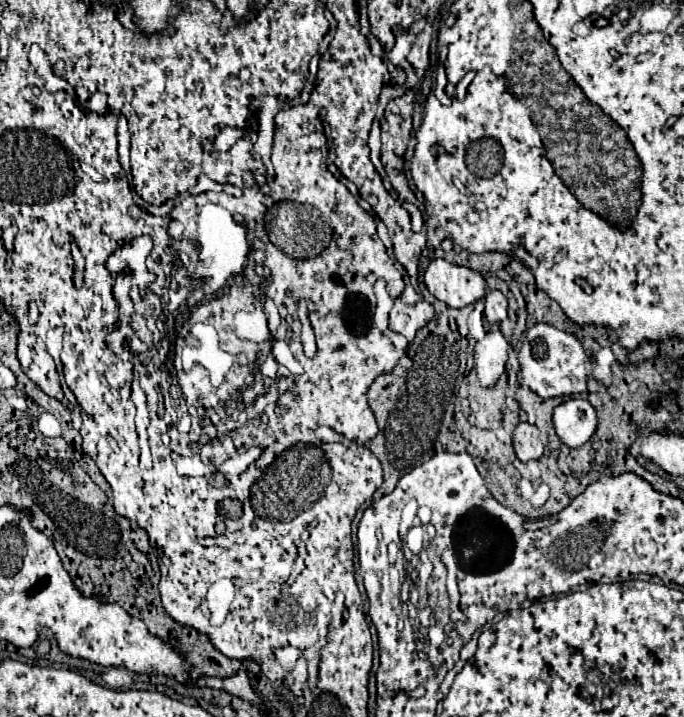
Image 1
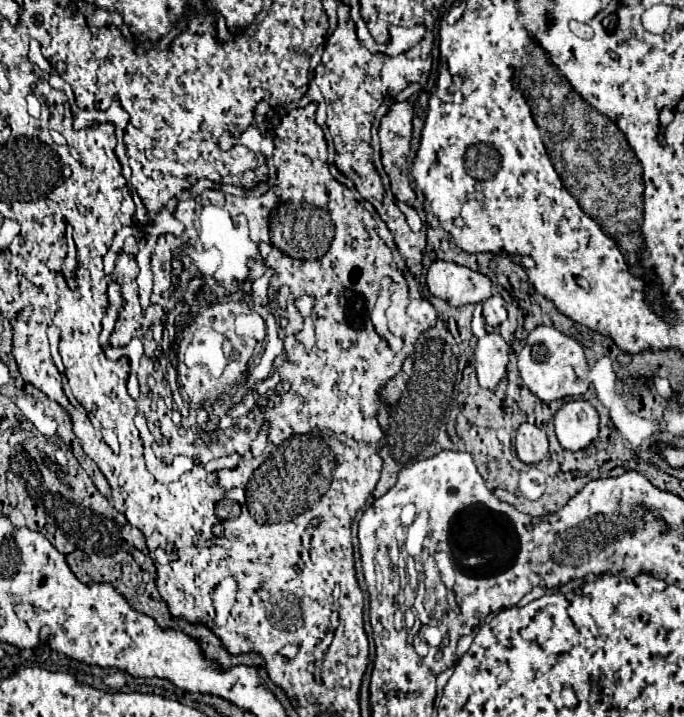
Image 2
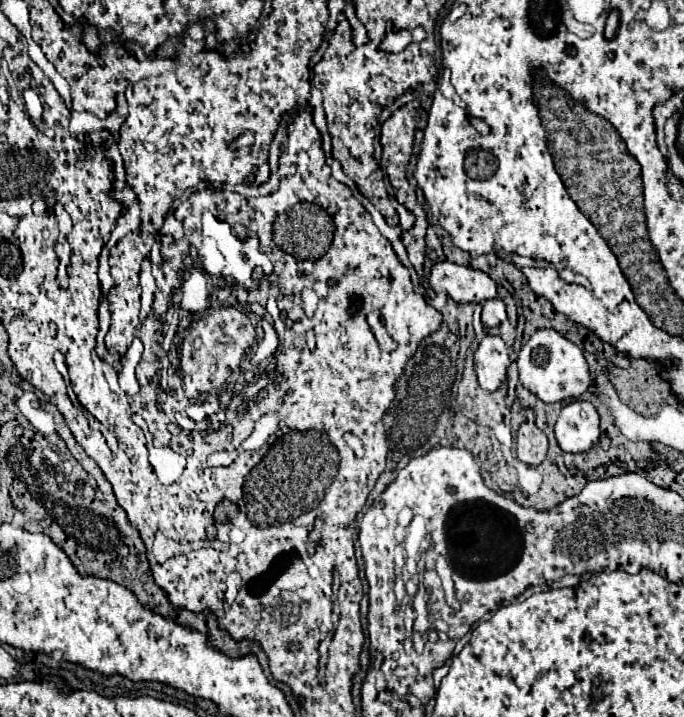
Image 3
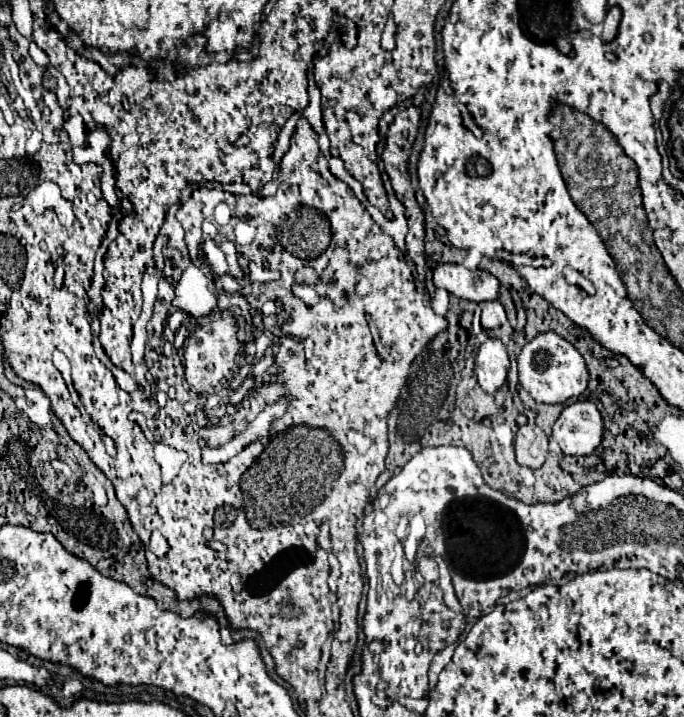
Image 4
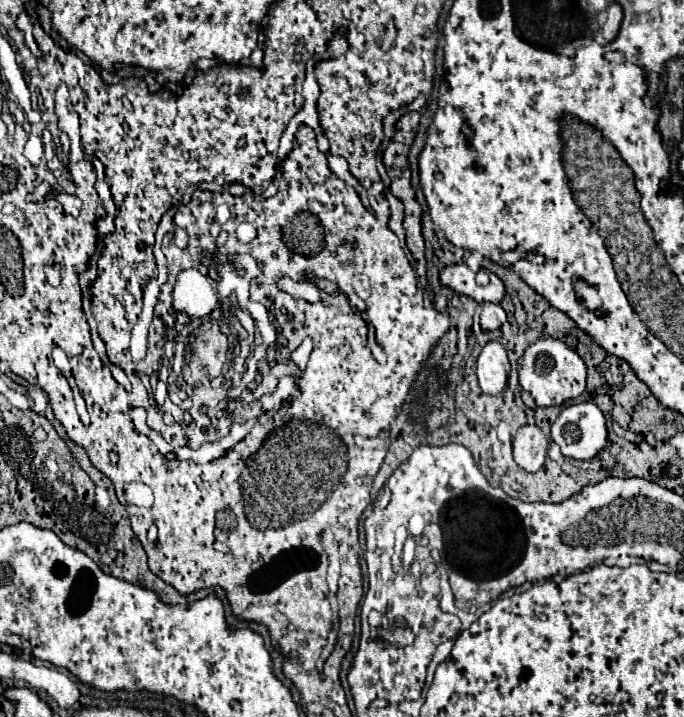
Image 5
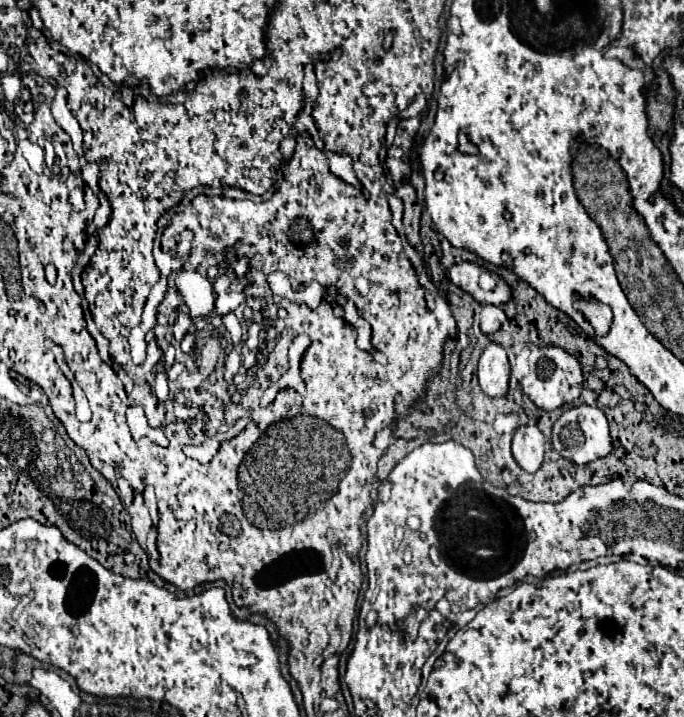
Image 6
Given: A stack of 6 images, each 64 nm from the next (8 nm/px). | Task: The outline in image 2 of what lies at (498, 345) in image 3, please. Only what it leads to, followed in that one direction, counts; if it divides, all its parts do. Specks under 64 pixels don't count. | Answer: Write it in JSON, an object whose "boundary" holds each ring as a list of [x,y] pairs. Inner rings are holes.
{"boundary":[[[486,334],[474,350],[474,368],[482,388],[496,388],[506,374],[508,344],[500,334]]]}

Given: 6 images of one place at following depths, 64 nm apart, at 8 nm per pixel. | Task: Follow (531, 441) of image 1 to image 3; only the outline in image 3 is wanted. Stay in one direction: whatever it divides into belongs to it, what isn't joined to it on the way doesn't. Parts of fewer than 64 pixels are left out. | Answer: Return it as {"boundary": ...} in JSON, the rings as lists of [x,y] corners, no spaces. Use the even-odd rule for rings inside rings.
{"boundary":[[[524,422],[516,436],[516,454],[518,460],[530,466],[538,466],[548,454],[546,434],[532,422]]]}

